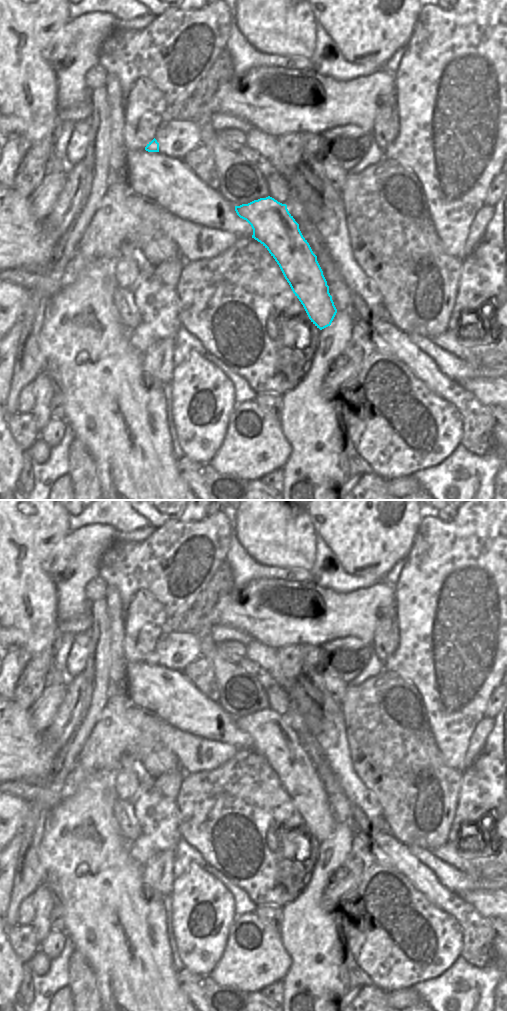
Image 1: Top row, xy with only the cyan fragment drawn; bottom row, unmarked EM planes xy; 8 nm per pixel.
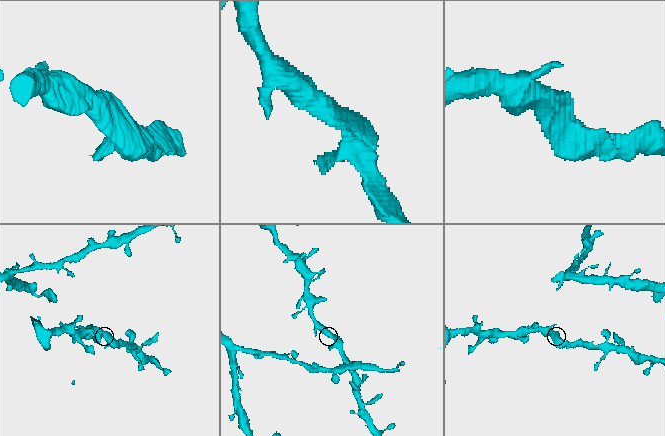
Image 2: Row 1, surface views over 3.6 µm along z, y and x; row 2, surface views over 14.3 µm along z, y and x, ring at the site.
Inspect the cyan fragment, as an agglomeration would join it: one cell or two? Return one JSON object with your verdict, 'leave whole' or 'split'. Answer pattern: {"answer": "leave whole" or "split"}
{"answer": "leave whole"}

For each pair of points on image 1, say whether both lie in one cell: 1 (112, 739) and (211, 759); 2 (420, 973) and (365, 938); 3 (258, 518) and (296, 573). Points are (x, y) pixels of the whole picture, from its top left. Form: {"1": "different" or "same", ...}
{"1": "same", "2": "same", "3": "different"}

